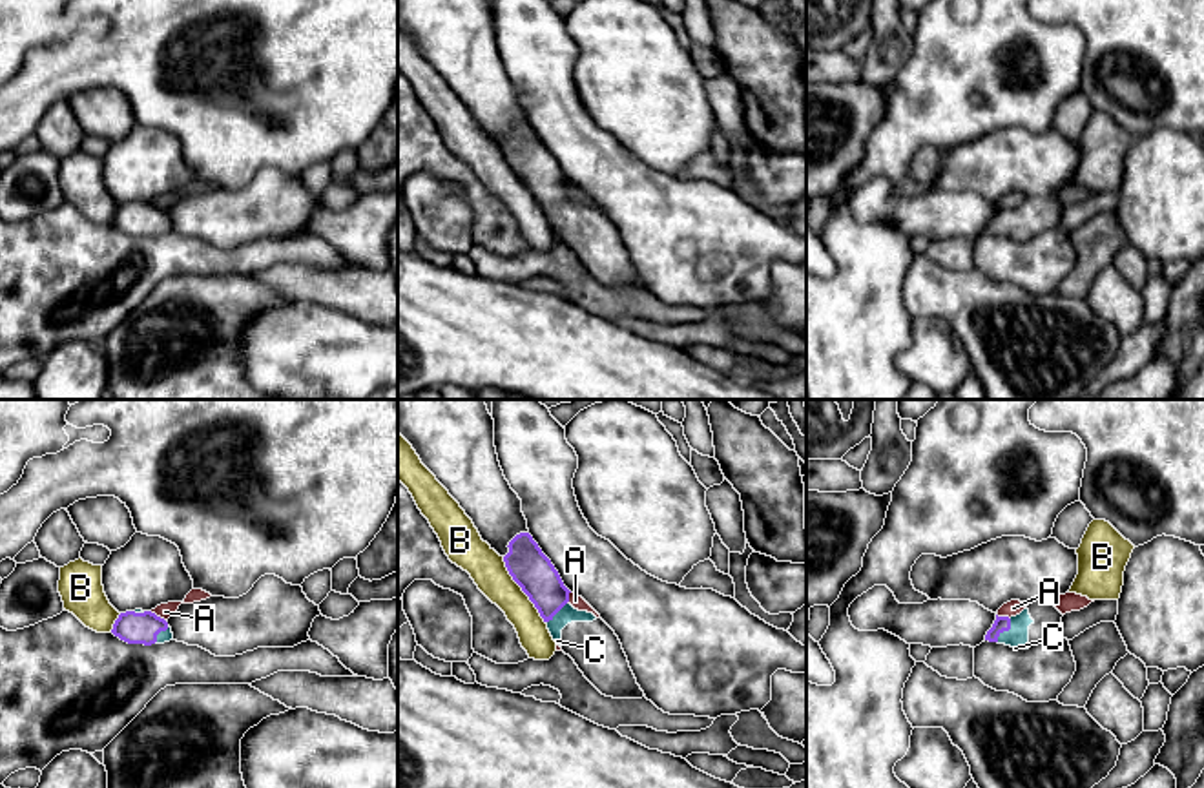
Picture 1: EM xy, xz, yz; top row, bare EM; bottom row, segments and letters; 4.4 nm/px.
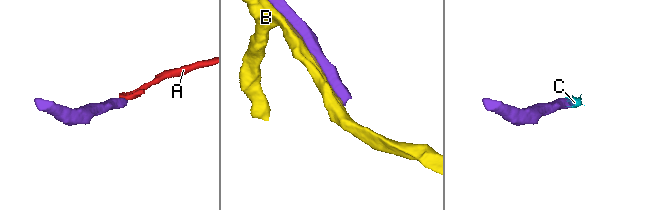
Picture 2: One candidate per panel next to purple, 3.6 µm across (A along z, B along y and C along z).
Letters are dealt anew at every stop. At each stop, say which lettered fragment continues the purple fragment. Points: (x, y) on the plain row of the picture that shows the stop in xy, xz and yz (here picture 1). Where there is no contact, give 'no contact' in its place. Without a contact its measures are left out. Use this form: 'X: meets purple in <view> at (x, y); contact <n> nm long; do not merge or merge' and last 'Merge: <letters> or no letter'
A: meets purple in xy at (155, 207); contact 80 nm long; do not merge
B: meets purple in xz at (522, 181); contact 340 nm long; do not merge
C: meets purple in yz at (1006, 221); contact 120 nm long; merge
Merge: C

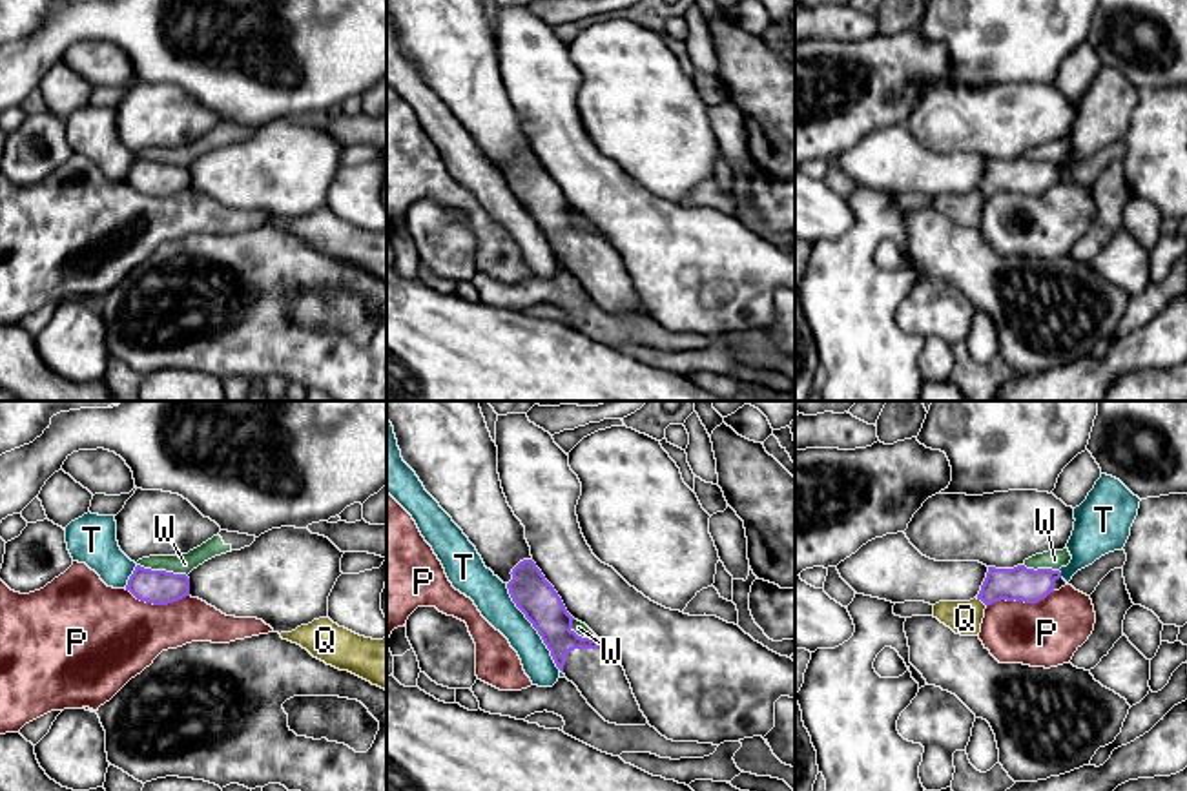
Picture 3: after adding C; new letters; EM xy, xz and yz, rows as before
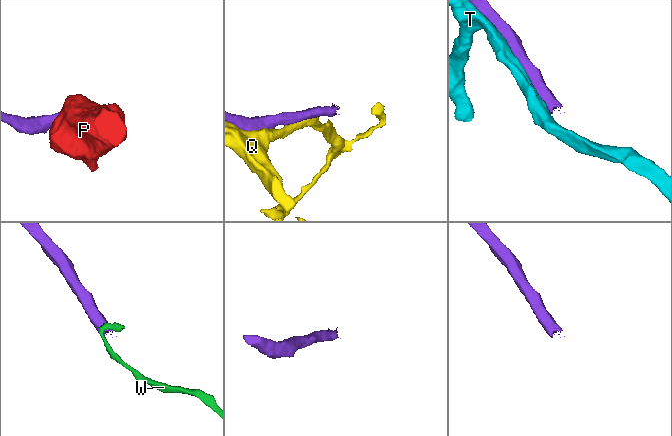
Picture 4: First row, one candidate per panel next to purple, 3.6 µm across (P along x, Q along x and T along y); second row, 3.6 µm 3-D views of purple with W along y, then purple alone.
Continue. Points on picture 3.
P: meets purple in yz at (1020, 192); contact 320 nm long; do not merge
Q: meets purple in yz at (981, 192); contact 70 nm long; do not merge
T: meets purple in xz at (533, 217); contact 460 nm long; do not merge
W: meets purple in xy at (163, 163); contact 240 nm long; do not merge
Merge: no letter

